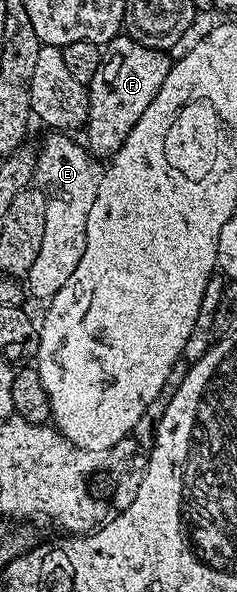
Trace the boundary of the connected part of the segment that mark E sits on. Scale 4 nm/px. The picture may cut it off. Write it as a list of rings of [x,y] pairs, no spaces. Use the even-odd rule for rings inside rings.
[[[51,131],[38,150],[35,176],[38,188],[47,200],[45,211],[45,235],[42,236],[41,251],[37,261],[25,278],[26,288],[35,297],[50,299],[54,293],[65,287],[69,275],[77,271],[81,255],[87,246],[87,224],[93,208],[93,199],[99,194],[101,165],[82,144],[74,141],[74,136],[63,131]]]

